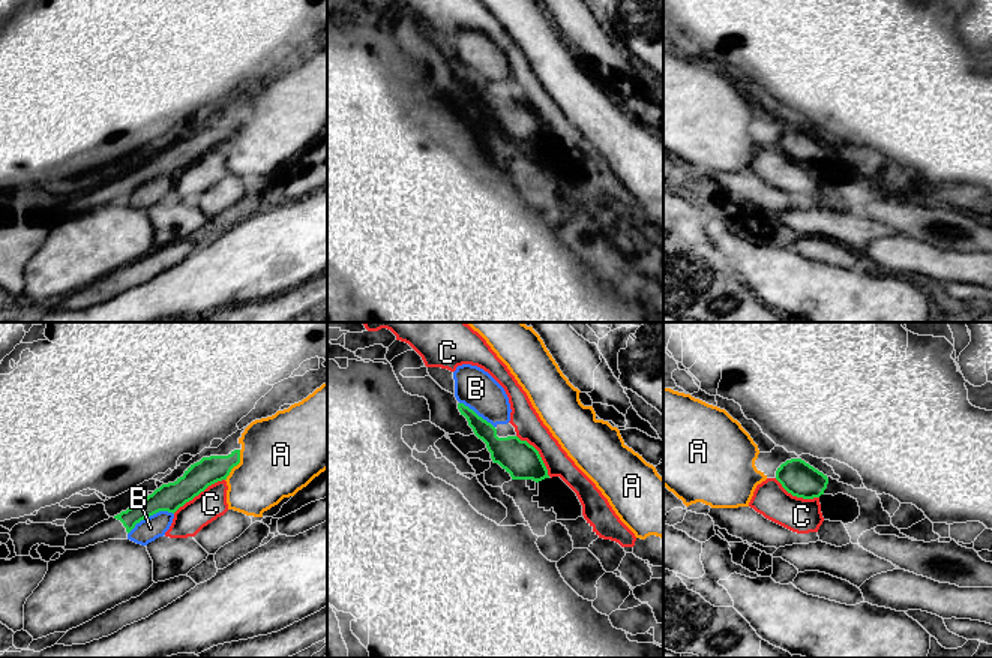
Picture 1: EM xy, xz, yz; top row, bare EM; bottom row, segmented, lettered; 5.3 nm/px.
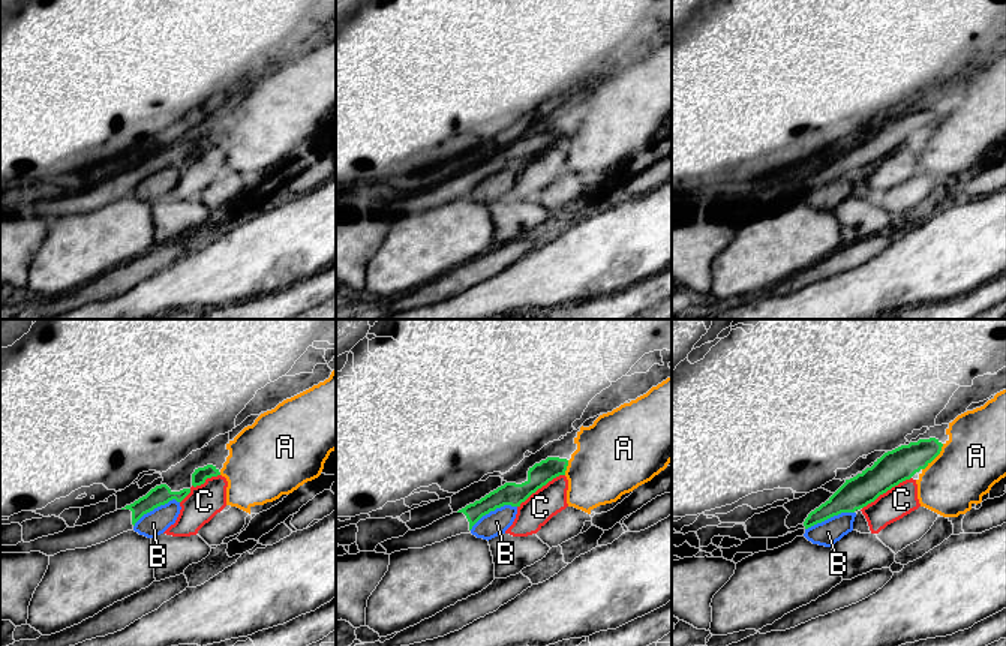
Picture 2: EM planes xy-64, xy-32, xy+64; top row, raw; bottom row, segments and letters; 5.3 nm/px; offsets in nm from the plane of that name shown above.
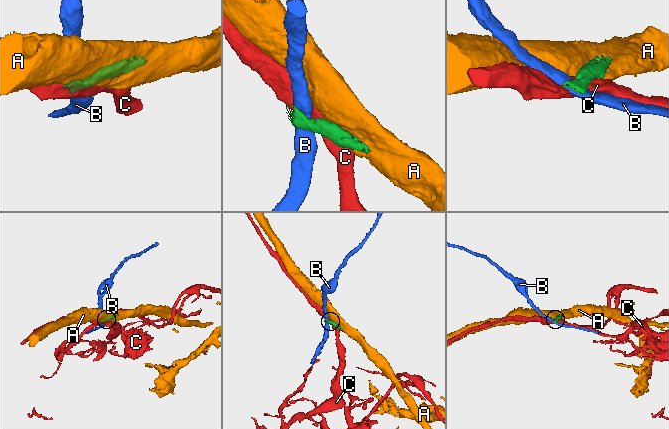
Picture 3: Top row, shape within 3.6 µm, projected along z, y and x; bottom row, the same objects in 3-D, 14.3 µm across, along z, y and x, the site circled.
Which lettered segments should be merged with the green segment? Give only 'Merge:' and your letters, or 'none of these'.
Merge: none of these

